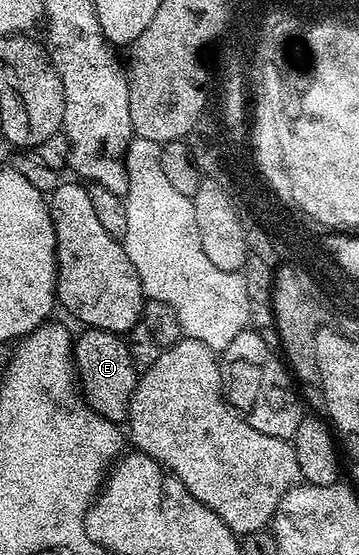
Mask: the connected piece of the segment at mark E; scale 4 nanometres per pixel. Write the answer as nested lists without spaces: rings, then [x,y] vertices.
[[[85,327],[83,331],[74,340],[76,375],[82,395],[102,418],[123,421],[138,379],[138,365],[133,359],[129,341],[123,335],[101,328]]]

